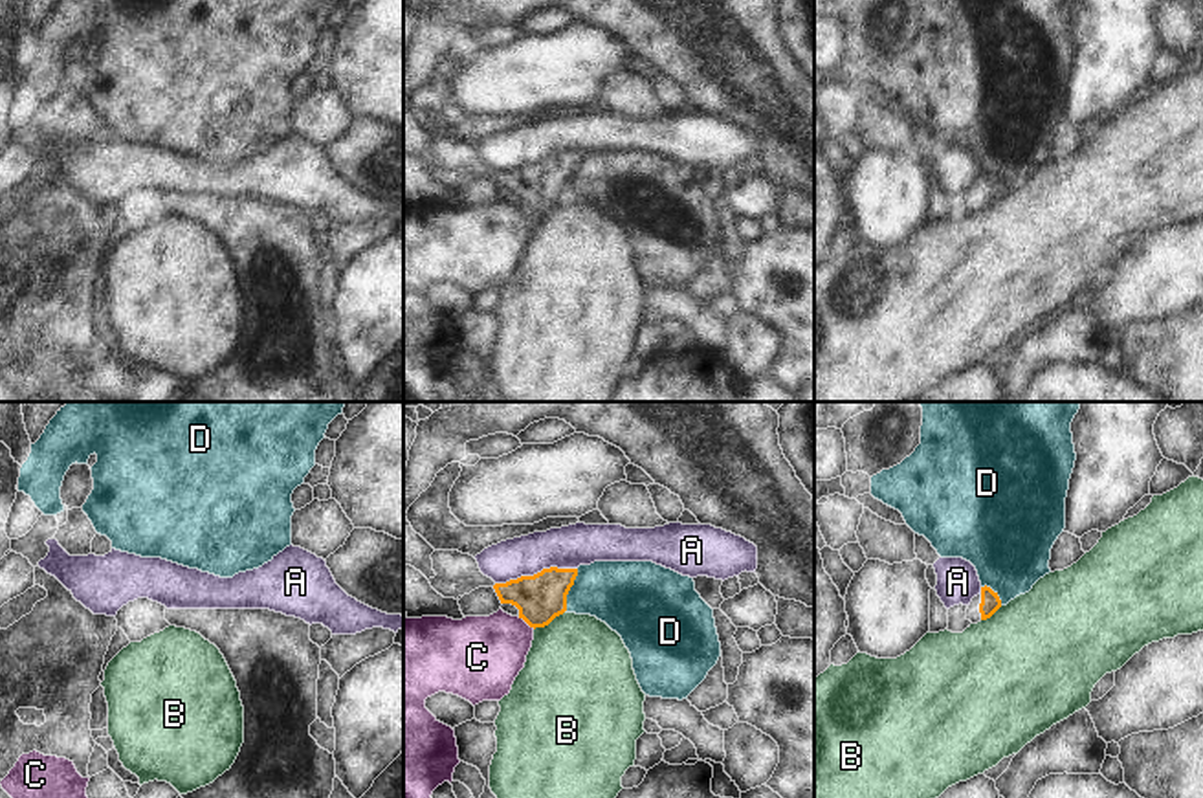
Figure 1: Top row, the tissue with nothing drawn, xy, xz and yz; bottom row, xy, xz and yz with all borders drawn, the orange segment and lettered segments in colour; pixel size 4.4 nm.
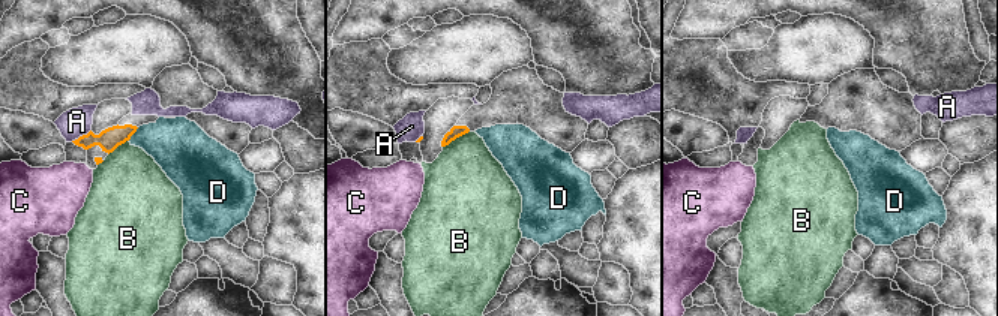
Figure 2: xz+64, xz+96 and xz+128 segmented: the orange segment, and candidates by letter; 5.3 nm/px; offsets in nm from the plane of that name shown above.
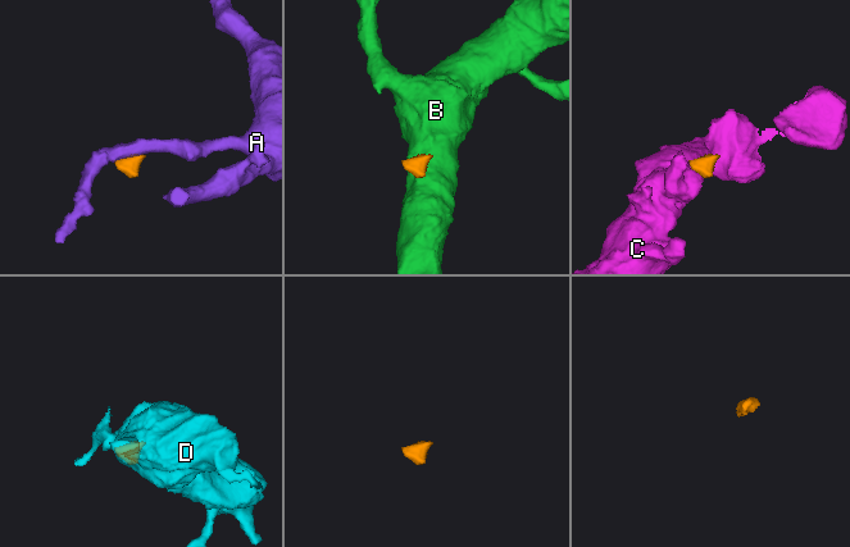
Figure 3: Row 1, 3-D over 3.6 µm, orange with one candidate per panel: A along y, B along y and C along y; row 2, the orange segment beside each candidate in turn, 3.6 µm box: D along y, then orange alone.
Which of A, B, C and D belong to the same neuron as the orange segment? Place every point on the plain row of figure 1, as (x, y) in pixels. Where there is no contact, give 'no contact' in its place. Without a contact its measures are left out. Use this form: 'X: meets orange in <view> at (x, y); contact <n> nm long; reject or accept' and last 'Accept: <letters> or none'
A: meets orange in xz at (538, 162); contact 360 nm long; reject
B: meets orange in xz at (549, 211); contact 170 nm long; reject
C: meets orange in xz at (527, 211); contact 90 nm long; reject
D: meets orange in xz at (569, 178); contact 190 nm long; reject
Accept: none

